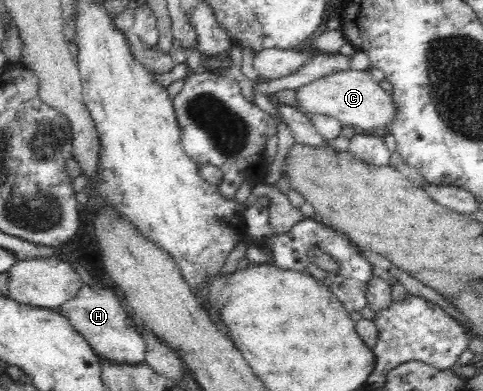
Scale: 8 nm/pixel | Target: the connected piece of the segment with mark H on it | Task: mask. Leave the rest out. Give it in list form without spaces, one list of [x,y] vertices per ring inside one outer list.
[[[82,282],[80,290],[60,308],[63,310],[62,314],[72,323],[72,327],[88,341],[98,358],[102,357],[114,363],[142,364],[145,362],[146,341],[140,332],[129,326],[122,302],[122,295],[115,287],[100,288]]]

